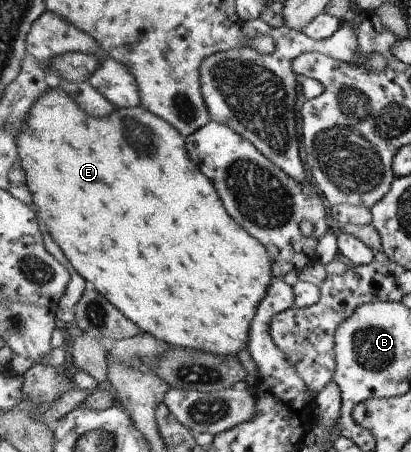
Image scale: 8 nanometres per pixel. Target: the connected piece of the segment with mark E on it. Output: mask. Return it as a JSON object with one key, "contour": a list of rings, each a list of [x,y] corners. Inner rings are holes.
{"contour":[[[52,86],[51,90],[41,97],[34,105],[29,115],[29,121],[21,129],[20,149],[23,168],[27,172],[26,185],[32,190],[39,219],[50,230],[54,241],[64,249],[72,265],[78,269],[90,284],[100,293],[105,294],[109,301],[114,302],[134,323],[138,323],[144,332],[152,333],[158,339],[164,339],[175,347],[198,349],[198,351],[218,356],[238,355],[242,349],[249,345],[249,331],[252,327],[253,317],[261,301],[268,295],[270,284],[273,283],[273,260],[269,250],[262,245],[258,238],[247,231],[243,226],[230,217],[220,194],[213,181],[201,172],[200,166],[194,161],[187,147],[185,136],[166,118],[152,113],[144,105],[133,108],[117,108],[112,117],[90,117],[78,105],[78,101],[60,87]],[[152,175],[158,185],[152,185]]]}

